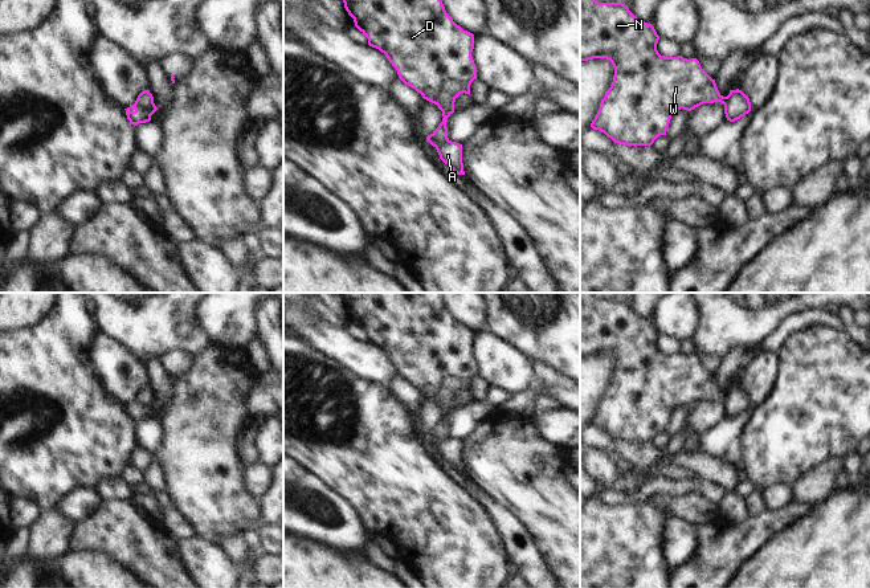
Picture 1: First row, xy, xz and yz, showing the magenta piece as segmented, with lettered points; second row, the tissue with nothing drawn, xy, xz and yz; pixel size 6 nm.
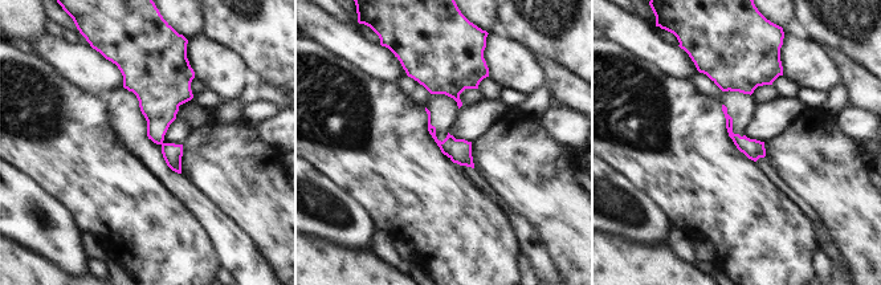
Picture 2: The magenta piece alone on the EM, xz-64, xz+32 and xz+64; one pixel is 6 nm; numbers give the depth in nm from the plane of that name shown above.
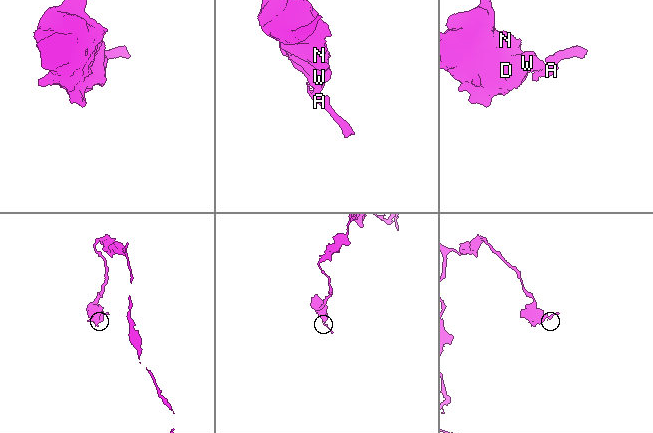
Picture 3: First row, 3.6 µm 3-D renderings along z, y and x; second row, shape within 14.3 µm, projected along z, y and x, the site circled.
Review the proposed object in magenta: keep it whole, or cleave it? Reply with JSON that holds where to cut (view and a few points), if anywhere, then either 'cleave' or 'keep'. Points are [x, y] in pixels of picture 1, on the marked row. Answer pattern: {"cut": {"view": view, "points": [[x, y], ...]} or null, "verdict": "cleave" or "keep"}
{"cut": {"view": "xz", "points": [[431, 134], [437, 143], [448, 141]]}, "verdict": "cleave"}

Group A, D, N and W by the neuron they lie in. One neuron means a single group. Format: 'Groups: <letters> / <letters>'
Groups: A / D N W.

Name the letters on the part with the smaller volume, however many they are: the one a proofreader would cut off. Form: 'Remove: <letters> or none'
Remove: A

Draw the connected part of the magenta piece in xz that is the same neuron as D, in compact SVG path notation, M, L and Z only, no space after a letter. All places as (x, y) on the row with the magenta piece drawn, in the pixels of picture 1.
M343 0L343 3L355 26L368 38L368 45L385 54L405 85L442 111L442 122L432 138L437 144L445 144L449 140L446 122L454 113L456 98L462 93L470 95L470 85L477 79L477 66L471 57L474 34L453 21L441 0Z

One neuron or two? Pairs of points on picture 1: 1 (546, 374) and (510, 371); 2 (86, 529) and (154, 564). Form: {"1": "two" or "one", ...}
{"1": "two", "2": "one"}

